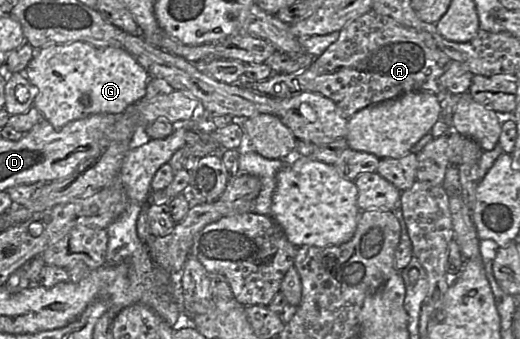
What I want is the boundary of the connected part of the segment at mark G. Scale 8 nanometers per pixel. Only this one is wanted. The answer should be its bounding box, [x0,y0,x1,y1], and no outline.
[25,41,148,129]

